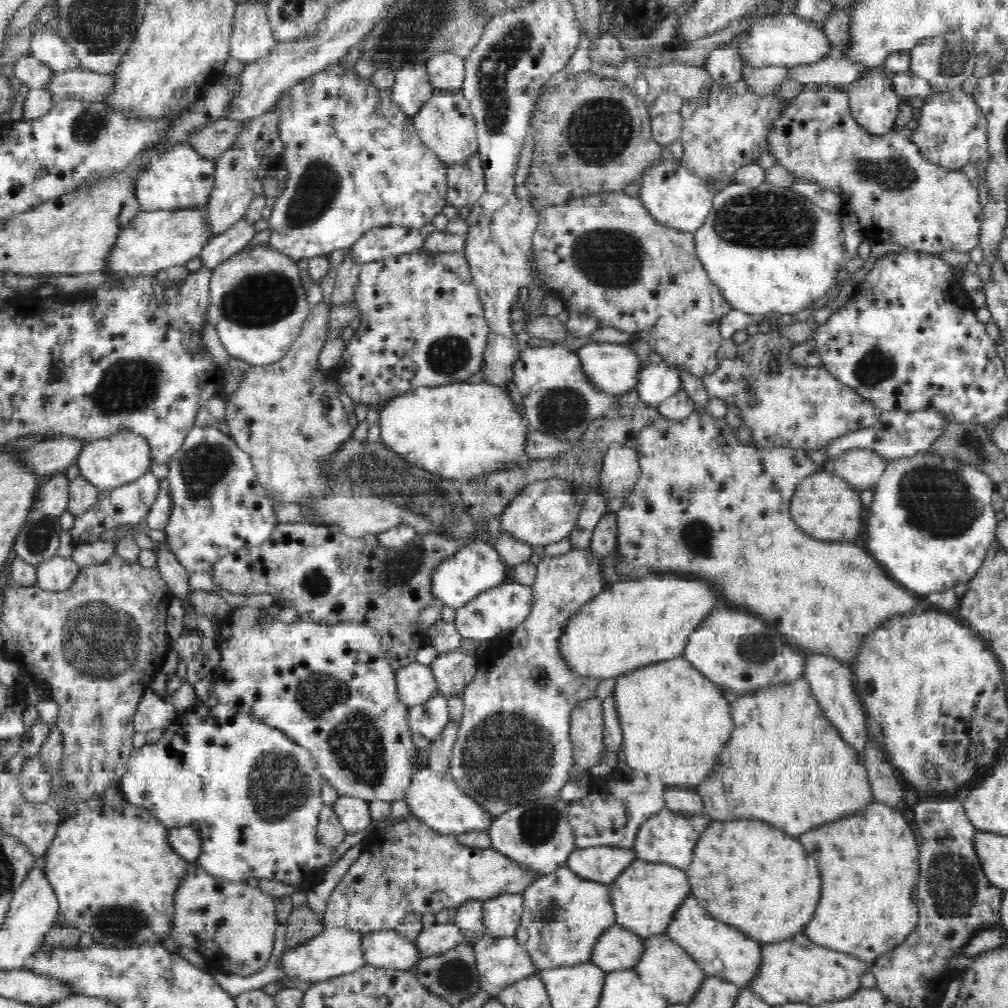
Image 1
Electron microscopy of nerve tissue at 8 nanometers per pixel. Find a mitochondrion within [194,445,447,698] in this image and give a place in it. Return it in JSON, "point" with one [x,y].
{"point":[407,563]}

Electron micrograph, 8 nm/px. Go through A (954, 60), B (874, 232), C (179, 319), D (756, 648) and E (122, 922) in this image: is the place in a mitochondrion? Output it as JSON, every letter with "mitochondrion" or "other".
{"A":"mitochondrion","B":"other","C":"other","D":"mitochondrion","E":"mitochondrion"}

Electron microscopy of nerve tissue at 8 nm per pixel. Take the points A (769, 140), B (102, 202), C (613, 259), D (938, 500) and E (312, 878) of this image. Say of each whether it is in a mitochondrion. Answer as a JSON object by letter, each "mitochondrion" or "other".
{"A":"other","B":"other","C":"mitochondrion","D":"mitochondrion","E":"other"}

